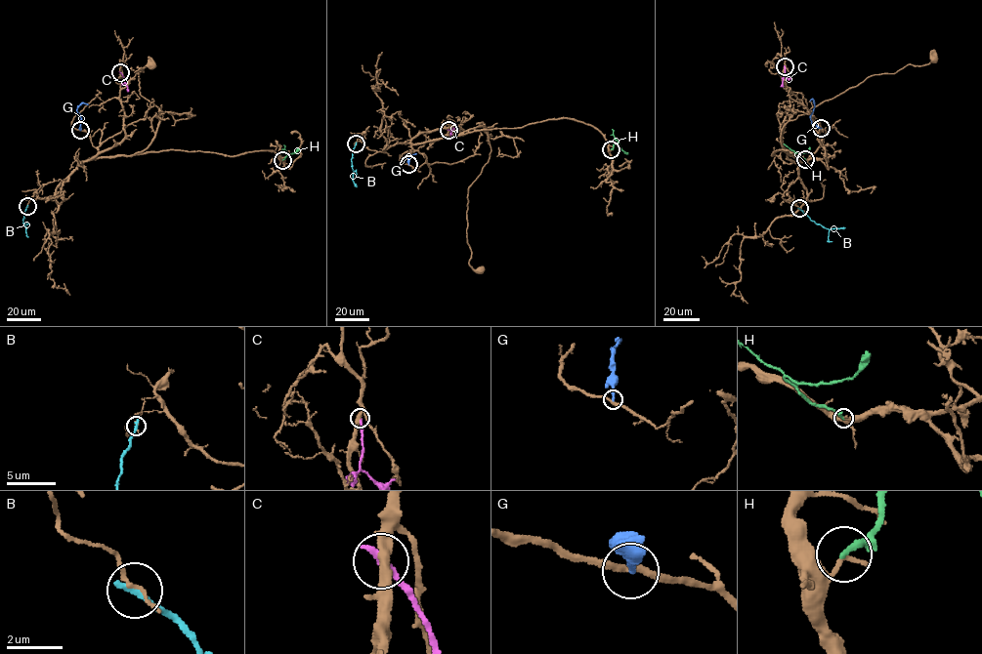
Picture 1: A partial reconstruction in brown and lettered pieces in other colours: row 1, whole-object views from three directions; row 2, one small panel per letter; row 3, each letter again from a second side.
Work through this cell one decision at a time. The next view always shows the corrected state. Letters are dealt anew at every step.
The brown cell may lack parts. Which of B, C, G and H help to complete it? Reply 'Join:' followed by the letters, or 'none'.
Join: none

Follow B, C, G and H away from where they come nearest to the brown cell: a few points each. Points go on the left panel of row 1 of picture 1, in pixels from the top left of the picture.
B: (27, 205), (22, 220), (24, 225), (28, 224)
C: (120, 72), (128, 91)
G: (80, 130), (81, 117), (77, 108), (82, 103), (88, 104)
H: (282, 159), (287, 153), (293, 153), (298, 148)

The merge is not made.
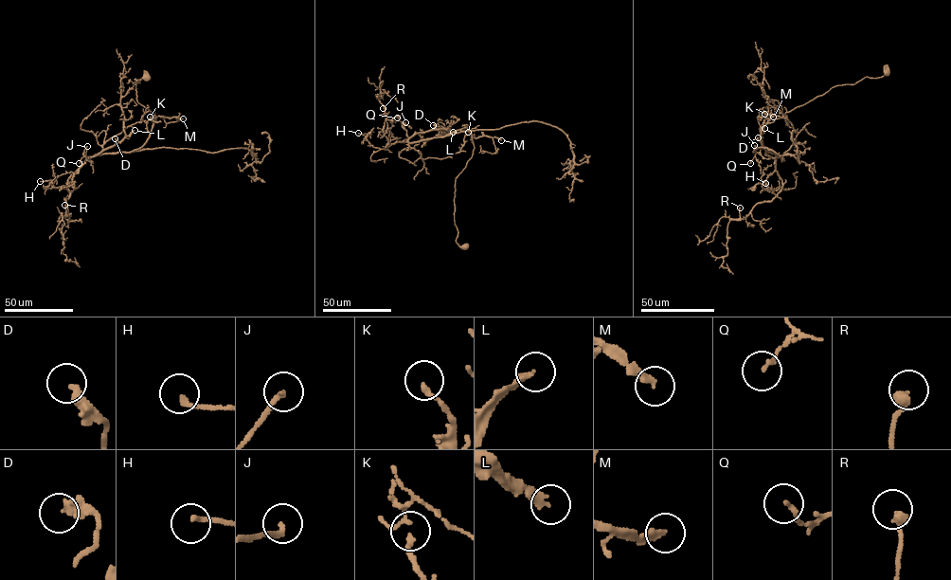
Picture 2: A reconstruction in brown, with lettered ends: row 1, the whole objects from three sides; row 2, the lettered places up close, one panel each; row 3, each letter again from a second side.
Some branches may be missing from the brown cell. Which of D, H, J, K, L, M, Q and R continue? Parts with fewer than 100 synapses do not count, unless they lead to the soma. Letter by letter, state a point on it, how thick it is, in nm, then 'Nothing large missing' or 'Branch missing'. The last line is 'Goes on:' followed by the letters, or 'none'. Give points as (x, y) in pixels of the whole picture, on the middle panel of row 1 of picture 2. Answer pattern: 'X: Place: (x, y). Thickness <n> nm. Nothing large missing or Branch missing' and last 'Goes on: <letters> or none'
D: Place: (433, 125). Thickness 360 nm. Nothing large missing
H: Place: (358, 133). Thickness 200 nm. Nothing large missing
J: Place: (405, 122). Thickness 200 nm. Nothing large missing
K: Place: (468, 132). Thickness 200 nm. Nothing large missing
L: Place: (453, 132). Thickness 280 nm. Branch missing
M: Place: (501, 140). Thickness 280 nm. Branch missing
Q: Place: (397, 117). Thickness 140 nm. Nothing large missing
R: Place: (383, 108). Thickness 360 nm. Nothing large missing
Goes on: L, M

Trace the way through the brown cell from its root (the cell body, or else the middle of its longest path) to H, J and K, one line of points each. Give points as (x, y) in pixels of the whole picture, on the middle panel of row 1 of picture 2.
H: (465, 246), (456, 242), (454, 198), (474, 149), (470, 130), (385, 149), (358, 133)
J: (465, 246), (456, 242), (454, 198), (456, 179), (473, 154), (471, 133), (463, 127), (410, 142), (405, 122)
K: (465, 246), (460, 246), (456, 242), (457, 230), (455, 224), (454, 198), (456, 179), (474, 149), (468, 132)

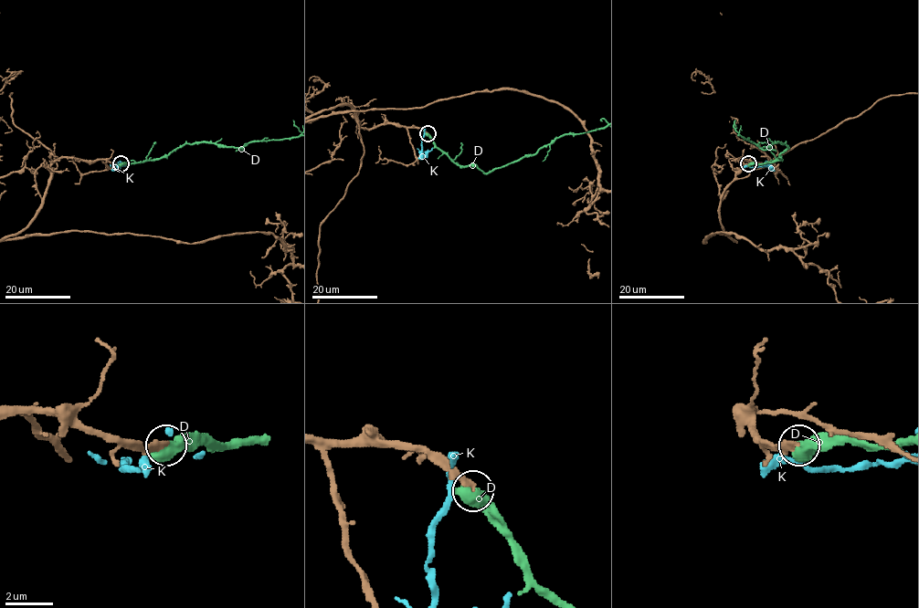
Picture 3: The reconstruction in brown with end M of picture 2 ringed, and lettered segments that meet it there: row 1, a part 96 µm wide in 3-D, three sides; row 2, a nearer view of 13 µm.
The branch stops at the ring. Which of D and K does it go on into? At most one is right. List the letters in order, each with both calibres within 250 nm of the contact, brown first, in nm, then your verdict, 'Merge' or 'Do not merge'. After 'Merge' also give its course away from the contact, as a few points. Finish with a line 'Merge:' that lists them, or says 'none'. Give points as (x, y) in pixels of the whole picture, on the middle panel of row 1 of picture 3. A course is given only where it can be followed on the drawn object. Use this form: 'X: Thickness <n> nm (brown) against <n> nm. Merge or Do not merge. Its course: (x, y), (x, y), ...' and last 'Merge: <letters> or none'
D: Thickness 320 nm (brown) against 650 nm. Merge
K: Thickness 400 nm (brown) against 420 nm. Do not merge
Merge: D

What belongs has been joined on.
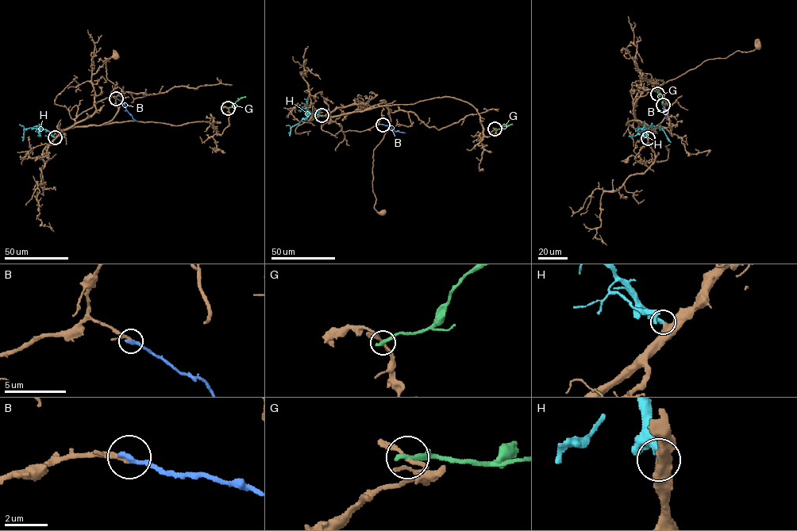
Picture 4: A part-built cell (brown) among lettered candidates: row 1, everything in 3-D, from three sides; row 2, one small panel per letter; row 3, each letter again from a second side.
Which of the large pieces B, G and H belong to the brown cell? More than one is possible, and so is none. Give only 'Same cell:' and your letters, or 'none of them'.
Same cell: B, H

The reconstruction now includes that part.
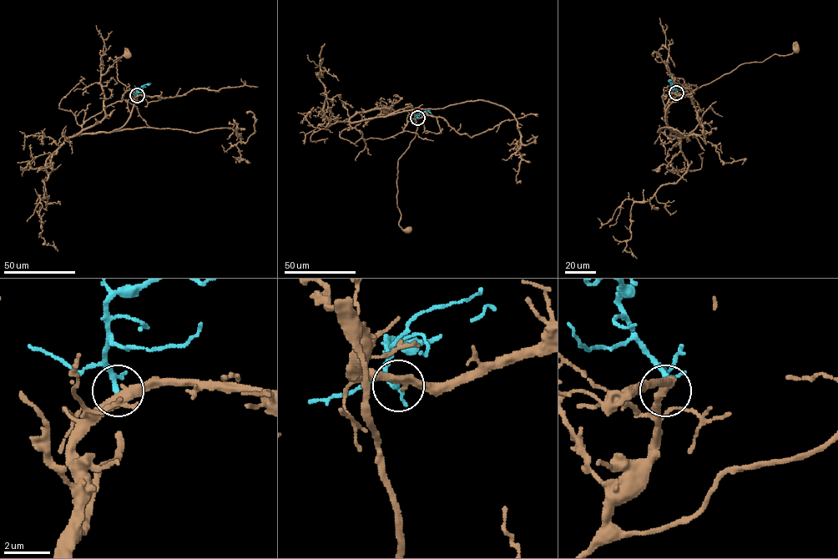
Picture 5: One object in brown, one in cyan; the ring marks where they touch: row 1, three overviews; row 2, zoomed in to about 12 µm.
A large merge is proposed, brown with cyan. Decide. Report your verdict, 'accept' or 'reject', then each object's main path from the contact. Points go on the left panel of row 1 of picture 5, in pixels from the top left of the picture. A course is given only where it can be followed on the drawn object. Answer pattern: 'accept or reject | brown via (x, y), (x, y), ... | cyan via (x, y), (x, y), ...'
accept | brown via (137, 95), (134, 104), (136, 94), (118, 79), (116, 62), (126, 53), (128, 55) | cyan via (137, 95), (136, 89), (150, 83)

